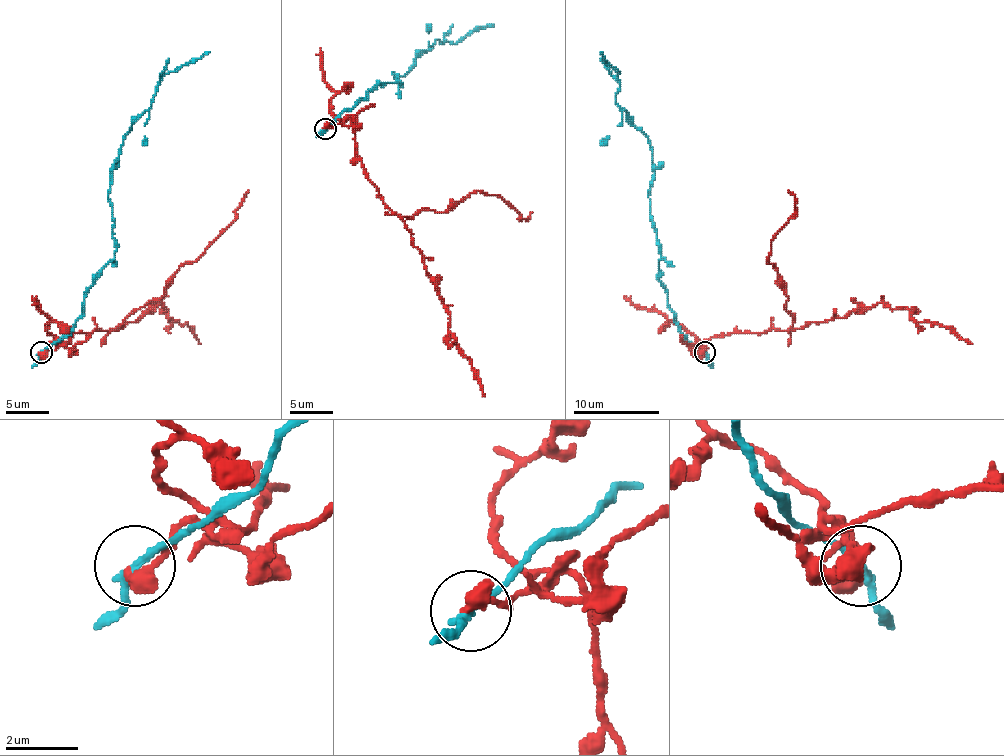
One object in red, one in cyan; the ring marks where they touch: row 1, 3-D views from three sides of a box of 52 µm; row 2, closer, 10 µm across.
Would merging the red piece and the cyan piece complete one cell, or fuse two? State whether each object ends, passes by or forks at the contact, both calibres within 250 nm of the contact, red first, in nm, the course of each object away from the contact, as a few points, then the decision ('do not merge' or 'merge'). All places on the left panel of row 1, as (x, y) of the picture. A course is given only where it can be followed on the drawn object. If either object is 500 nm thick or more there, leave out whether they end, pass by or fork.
red ends there; cyan passes by; 420 nm thick on the red side, 200 nm on the other; red runs (41, 352), (54, 341), (62, 346), (75, 333), (121, 328), (157, 303), (172, 322), (185, 324), (201, 344); cyan runs (41, 352), (73, 328), (86, 290), (112, 259), (108, 190), (123, 138), (157, 82), (209, 52); do not merge

